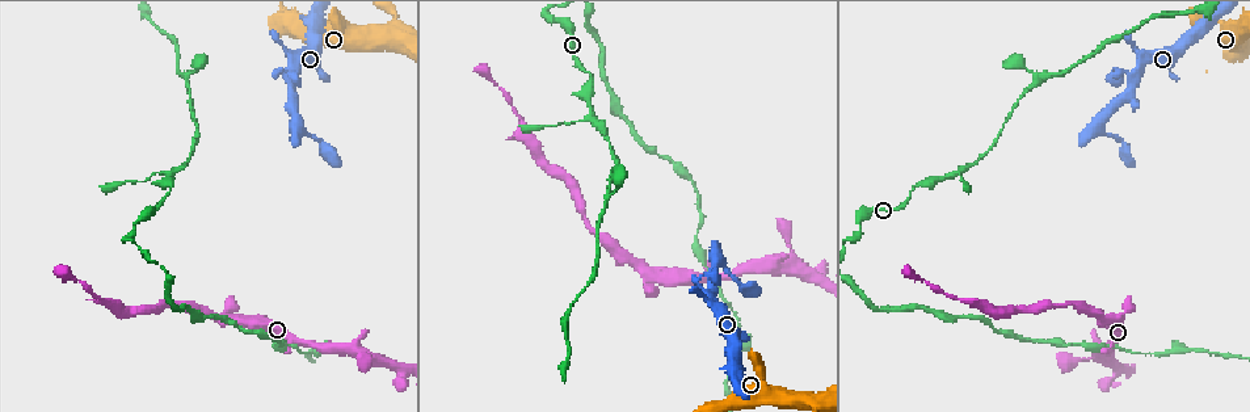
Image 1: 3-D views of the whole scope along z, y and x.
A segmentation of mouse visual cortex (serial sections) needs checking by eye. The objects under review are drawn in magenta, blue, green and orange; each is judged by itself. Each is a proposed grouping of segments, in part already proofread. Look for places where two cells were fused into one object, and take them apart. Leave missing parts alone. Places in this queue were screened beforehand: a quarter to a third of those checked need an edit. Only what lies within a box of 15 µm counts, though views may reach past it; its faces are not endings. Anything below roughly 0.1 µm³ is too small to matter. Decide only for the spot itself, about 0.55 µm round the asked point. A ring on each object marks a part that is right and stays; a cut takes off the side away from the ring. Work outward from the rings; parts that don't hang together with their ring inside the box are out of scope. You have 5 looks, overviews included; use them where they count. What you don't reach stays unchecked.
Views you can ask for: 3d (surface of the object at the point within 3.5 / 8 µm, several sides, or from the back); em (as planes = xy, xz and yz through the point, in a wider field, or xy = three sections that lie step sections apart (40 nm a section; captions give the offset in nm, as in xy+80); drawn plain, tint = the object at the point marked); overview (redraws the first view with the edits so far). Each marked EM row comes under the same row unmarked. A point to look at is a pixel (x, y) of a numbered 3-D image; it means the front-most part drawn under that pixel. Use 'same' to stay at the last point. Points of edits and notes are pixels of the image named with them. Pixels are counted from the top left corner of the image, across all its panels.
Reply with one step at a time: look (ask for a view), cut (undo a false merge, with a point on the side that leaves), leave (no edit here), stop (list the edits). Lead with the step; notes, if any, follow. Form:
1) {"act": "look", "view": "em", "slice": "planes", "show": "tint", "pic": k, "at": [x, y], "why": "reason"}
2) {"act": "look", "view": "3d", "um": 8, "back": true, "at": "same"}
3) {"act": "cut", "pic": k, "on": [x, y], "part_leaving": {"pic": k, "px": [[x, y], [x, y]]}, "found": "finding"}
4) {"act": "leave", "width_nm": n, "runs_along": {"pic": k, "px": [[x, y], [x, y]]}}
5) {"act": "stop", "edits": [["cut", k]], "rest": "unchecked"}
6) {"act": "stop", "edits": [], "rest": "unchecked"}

{"act": "look", "view": "3d", "um": 3.5, "pic": 1, "at": [1036, 84], "why": "three arms meet"}

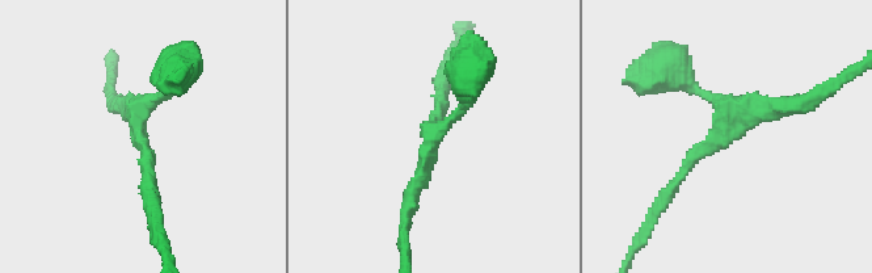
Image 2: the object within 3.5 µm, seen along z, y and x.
{"act": "leave", "arm_widths_nm": [150, 150, 200], "runs_along": {"pic": 2, "px": [[664, 198], [744, 110], [795, 105]]}, "found": "all the same cell"}

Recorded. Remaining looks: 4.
{"act": "look", "view": "3d", "um": 3.5, "pic": 1, "at": [525, 136], "why": "calibre changes"}

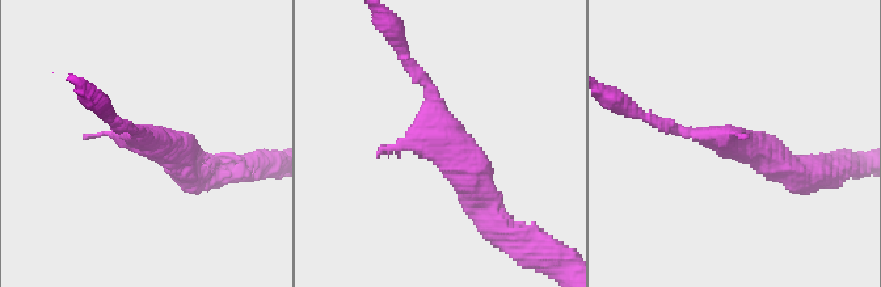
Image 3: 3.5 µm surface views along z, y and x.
{"act": "look", "view": "em", "slice": "xy", "step": 3, "show": "tint", "pic": 3, "at": [722, 137]}

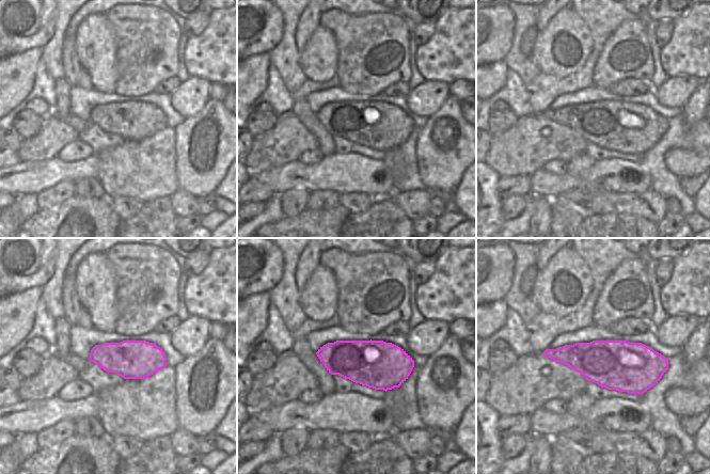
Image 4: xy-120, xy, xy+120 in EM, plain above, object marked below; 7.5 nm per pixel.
{"act": "leave", "width_nm": 360, "runs_along": {"pic": 3, "px": [[480, 197], [404, 59]]}, "found": "continuous, no second cell"}

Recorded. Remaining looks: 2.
{"act": "stop", "edits": [], "rest": "unchecked"}

